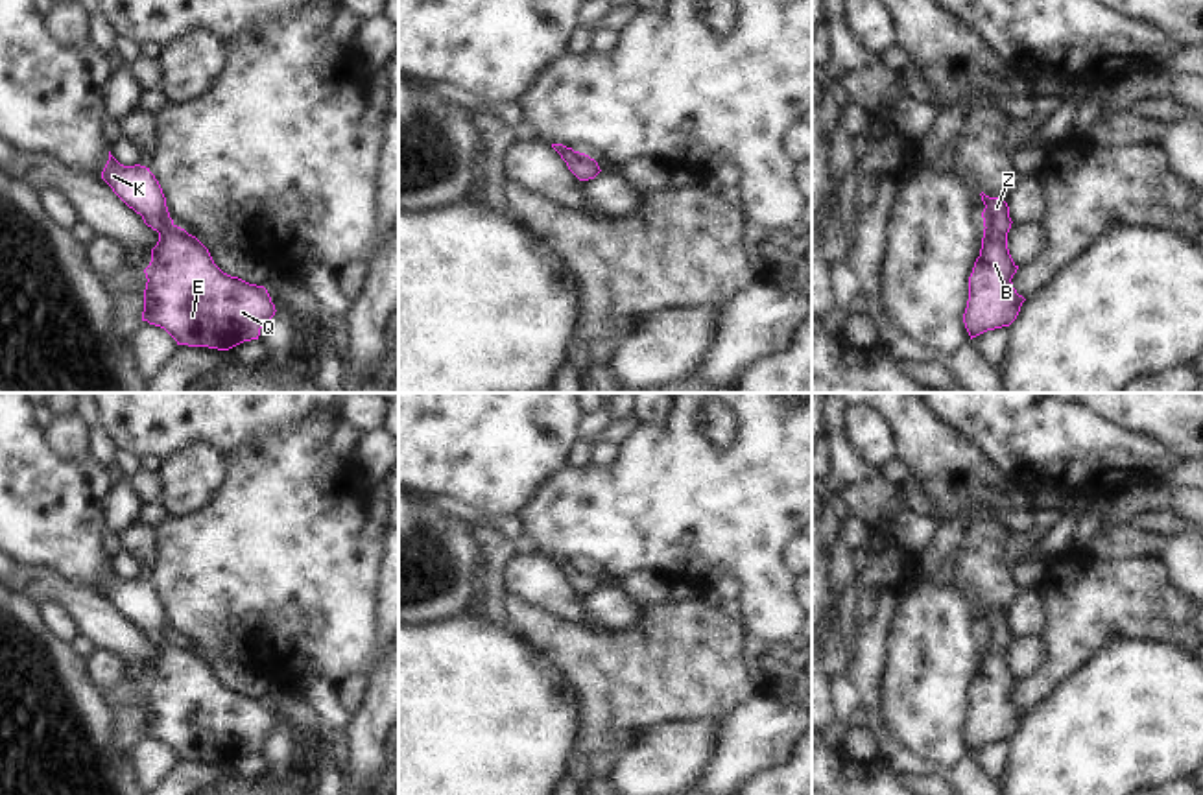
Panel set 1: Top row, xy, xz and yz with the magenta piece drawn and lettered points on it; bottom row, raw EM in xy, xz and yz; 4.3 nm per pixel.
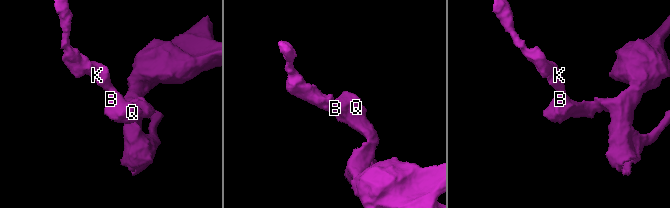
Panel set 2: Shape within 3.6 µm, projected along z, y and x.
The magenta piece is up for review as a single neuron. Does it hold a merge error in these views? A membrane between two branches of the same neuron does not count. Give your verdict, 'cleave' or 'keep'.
keep

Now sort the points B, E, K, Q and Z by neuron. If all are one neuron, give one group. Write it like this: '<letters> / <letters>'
B E K Q Z

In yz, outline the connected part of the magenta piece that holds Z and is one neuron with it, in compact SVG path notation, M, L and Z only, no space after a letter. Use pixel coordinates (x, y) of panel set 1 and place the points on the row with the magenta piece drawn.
M983 192L980 196L985 205L982 212L985 229L980 256L969 277L969 301L963 314L971 339L987 330L1009 326L1026 301L1011 282L1018 266L1007 249L1007 232L1013 223L1009 207L1000 197L989 197Z

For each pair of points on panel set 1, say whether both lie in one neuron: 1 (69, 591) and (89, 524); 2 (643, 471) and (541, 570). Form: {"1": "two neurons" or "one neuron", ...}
{"1": "two neurons", "2": "two neurons"}

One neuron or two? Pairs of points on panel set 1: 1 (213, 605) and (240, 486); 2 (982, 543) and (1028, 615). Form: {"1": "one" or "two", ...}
{"1": "one", "2": "two"}

